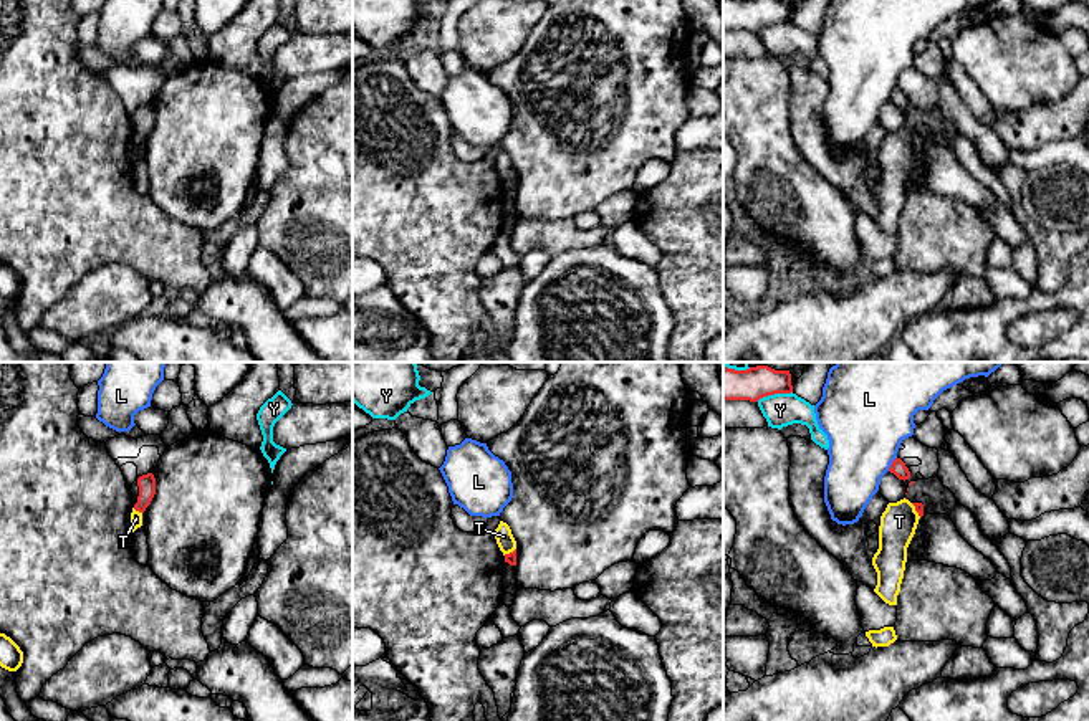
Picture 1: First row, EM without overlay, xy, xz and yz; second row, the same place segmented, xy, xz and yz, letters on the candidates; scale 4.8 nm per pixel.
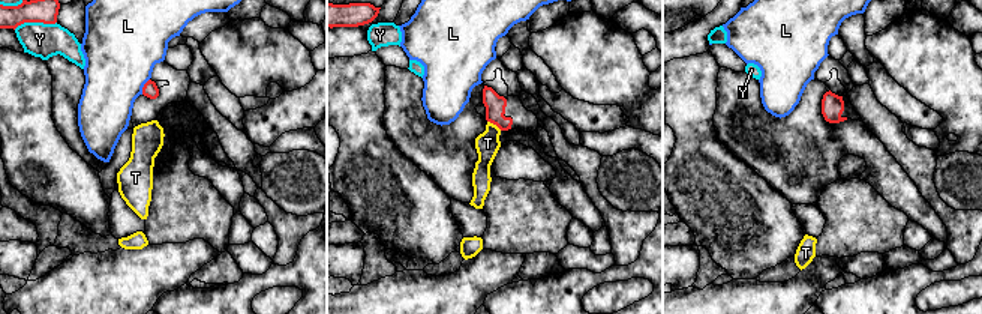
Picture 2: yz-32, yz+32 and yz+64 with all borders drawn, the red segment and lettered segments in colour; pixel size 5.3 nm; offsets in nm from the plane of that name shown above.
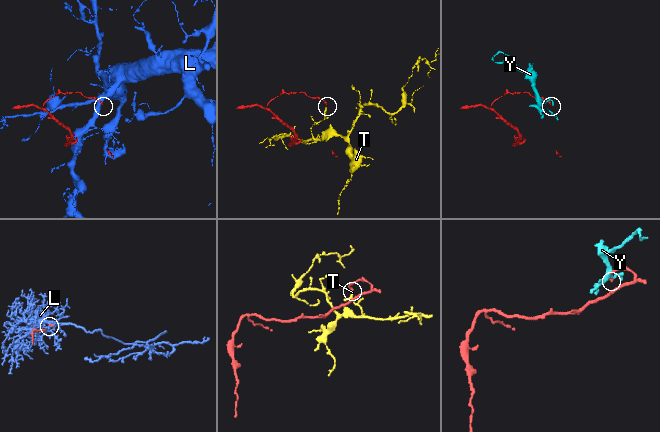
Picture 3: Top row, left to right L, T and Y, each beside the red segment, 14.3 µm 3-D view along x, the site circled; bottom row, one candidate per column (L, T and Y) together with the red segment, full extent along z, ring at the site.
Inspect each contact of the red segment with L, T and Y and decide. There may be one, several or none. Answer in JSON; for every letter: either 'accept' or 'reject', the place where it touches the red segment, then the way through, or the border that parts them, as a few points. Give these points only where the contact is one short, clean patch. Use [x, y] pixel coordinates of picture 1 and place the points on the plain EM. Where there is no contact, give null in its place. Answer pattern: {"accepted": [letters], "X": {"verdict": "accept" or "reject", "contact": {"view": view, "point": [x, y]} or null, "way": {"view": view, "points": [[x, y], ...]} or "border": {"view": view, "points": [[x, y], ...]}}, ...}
{"accepted": [], "L": {"verdict": "reject", "contact": {"view": "yz", "point": [892, 93]}}, "T": {"verdict": "reject", "contact": {"view": "xy", "point": [138, 139]}, "border": {"view": "xy", "points": [[133, 138], [141, 143]]}}, "Y": {"verdict": "reject", "contact": {"view": "yz", "point": [773, 23]}}}

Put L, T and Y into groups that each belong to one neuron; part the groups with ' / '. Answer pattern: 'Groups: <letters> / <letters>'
Groups: L / T / Y

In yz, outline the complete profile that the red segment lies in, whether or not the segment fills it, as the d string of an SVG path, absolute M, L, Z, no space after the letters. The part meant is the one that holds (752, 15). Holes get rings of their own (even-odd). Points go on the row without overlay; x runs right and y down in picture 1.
M723 0L723 28L758 31L775 23L791 23L789 0Z

